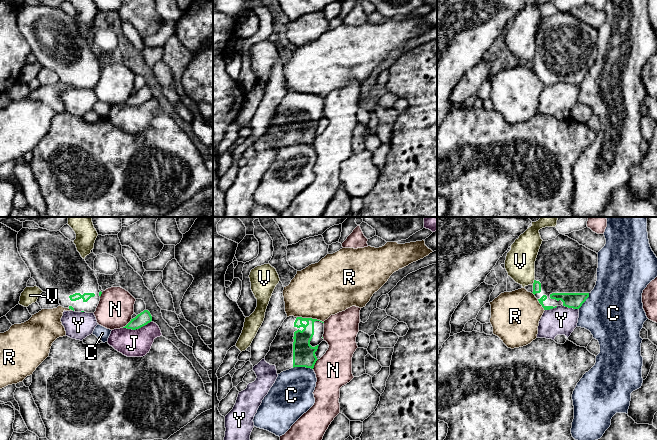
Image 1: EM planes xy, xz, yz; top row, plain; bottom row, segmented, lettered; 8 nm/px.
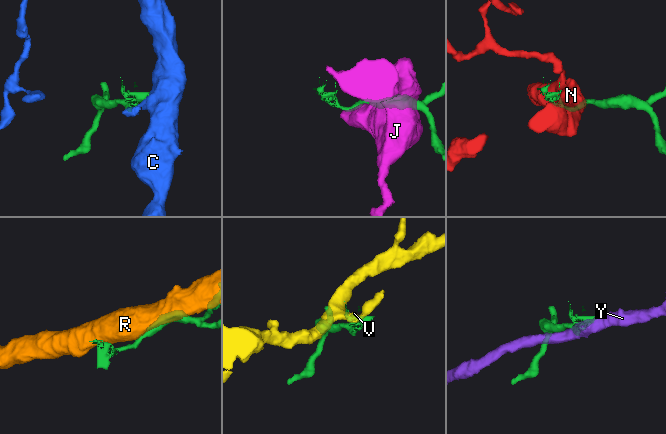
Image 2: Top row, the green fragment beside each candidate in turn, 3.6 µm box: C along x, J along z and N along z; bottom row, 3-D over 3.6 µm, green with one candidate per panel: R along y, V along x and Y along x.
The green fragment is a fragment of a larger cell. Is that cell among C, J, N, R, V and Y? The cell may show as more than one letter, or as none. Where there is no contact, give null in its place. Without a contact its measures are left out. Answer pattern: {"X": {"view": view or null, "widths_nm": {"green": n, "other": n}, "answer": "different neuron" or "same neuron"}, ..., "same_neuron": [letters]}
{"C": {"view": "xz", "widths_nm": {"green": 180, "other": 340}, "answer": "different neuron"}, "J": {"view": "xy", "widths_nm": {"green": 110, "other": 220}, "answer": "different neuron"}, "N": {"view": "xy", "widths_nm": {"green": 110, "other": 280}, "answer": "different neuron"}, "R": {"view": "xz", "widths_nm": {"green": 140, "other": 440}, "answer": "different neuron"}, "V": {"view": "yz", "widths_nm": {"green": 60, "other": 240}, "answer": "different neuron"}, "Y": {"view": "yz", "widths_nm": {"green": 130, "other": 220}, "answer": "different neuron"}, "same_neuron": []}

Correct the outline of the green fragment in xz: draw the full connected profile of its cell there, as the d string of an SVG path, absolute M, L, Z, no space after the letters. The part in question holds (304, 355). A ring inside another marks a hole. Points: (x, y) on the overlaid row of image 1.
M287 317L279 328L277 335L270 346L270 351L265 356L265 361L275 365L277 374L294 367L314 368L318 360L315 352L324 340L324 322L302 317Z

